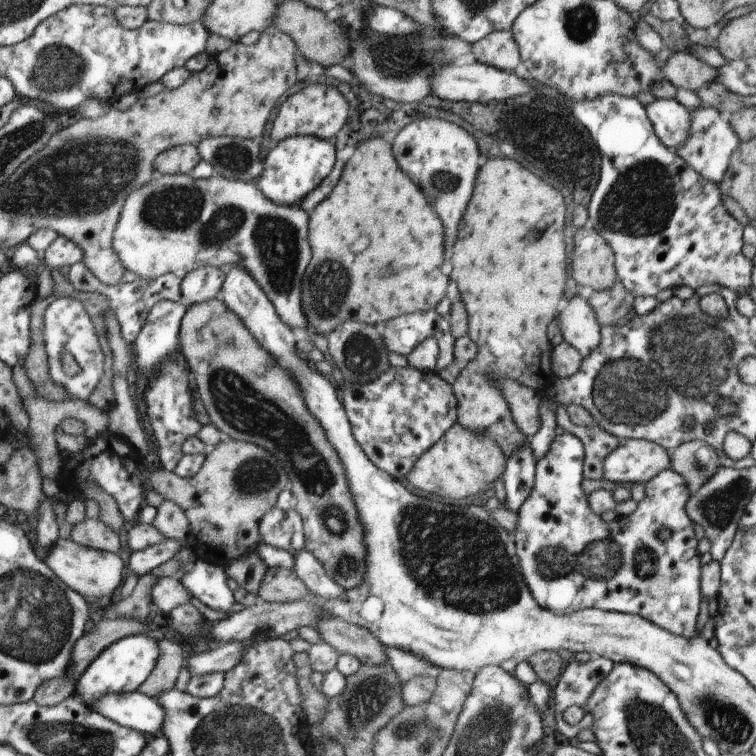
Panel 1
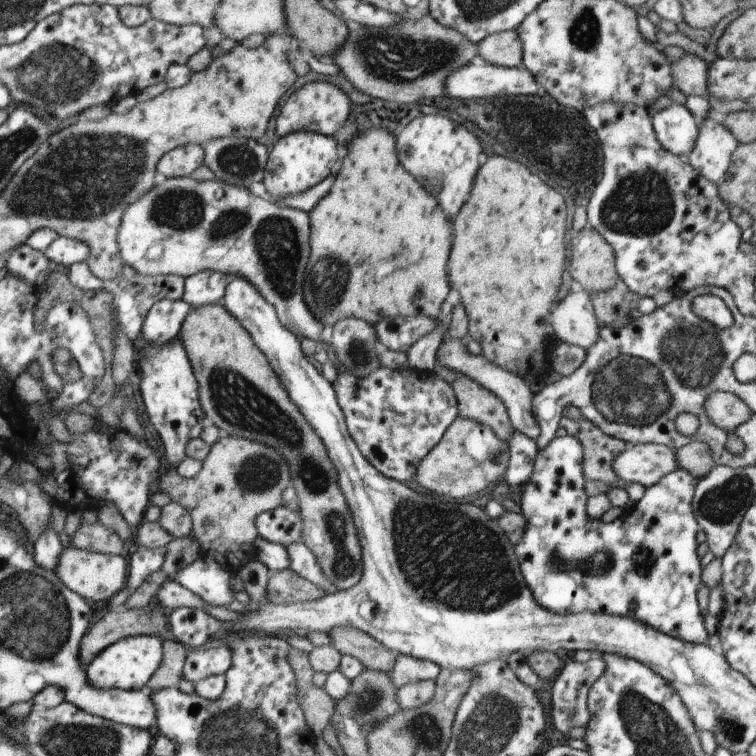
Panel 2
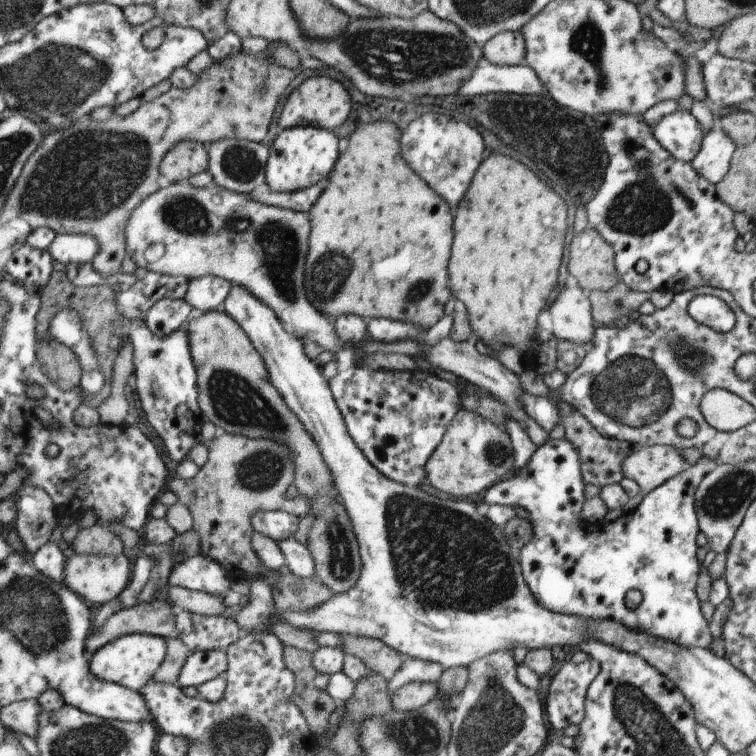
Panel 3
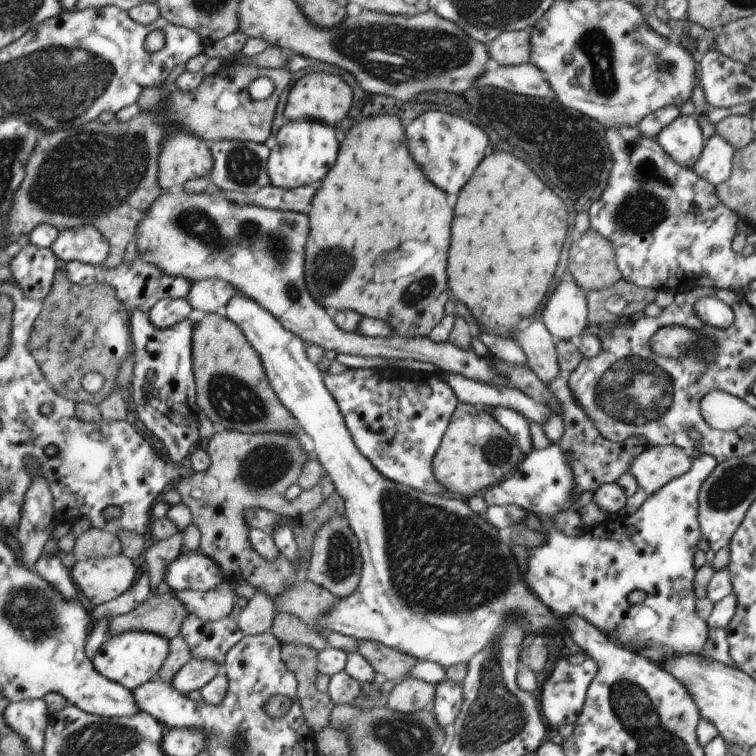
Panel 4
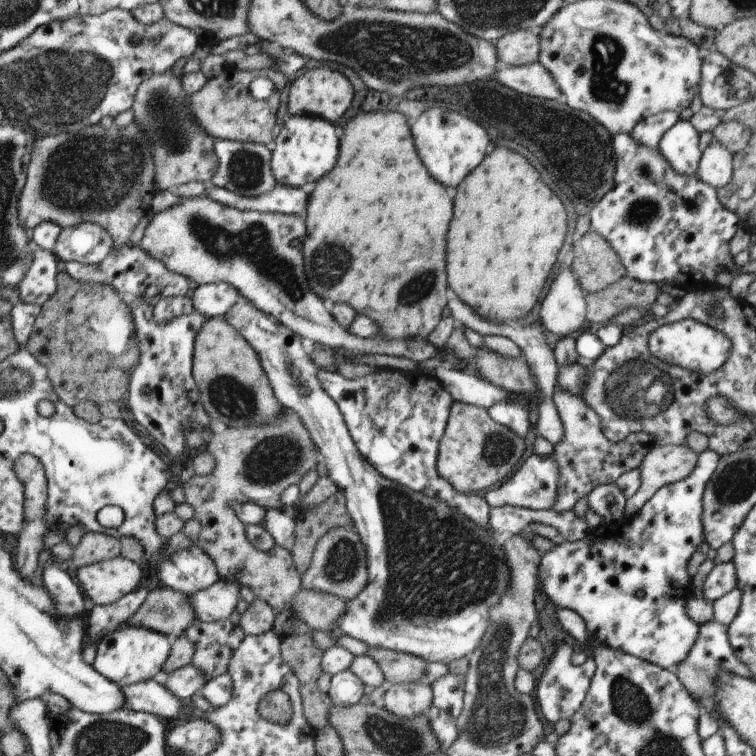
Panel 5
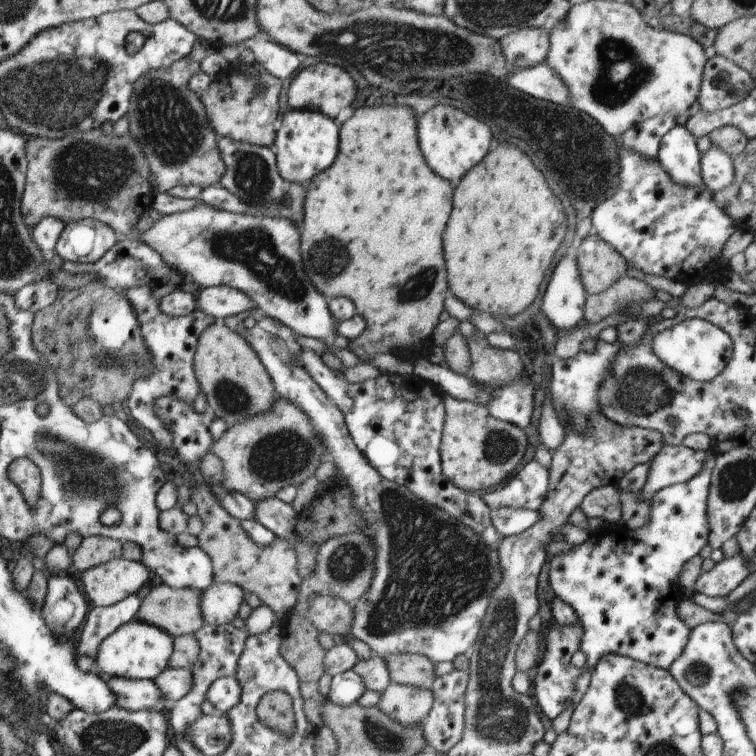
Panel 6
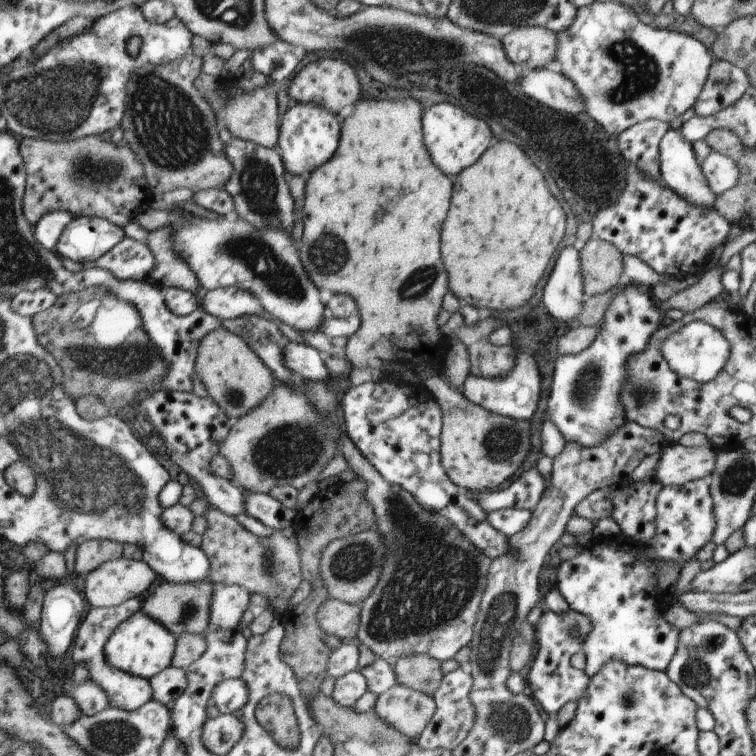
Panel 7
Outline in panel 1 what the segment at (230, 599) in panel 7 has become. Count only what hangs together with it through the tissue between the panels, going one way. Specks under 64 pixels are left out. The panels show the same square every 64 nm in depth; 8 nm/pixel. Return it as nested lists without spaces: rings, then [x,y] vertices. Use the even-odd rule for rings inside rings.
[[[160,577],[152,586],[152,603],[166,613],[181,604],[188,604],[191,598],[188,589],[175,578]]]

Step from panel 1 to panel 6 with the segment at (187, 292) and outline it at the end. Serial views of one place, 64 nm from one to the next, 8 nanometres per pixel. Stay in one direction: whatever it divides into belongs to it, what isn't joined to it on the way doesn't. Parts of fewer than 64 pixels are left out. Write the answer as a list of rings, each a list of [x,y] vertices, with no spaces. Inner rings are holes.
[[[218,284],[208,288],[194,288],[198,308],[212,318],[225,319],[256,309],[254,300],[231,285]]]

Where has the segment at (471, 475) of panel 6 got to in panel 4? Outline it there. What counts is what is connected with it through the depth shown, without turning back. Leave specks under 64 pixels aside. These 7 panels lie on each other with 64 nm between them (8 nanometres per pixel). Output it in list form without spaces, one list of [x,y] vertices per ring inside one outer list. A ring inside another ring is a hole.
[[[460,403],[451,423],[447,427],[447,433],[432,460],[434,476],[438,482],[442,482],[451,496],[464,500],[474,497],[482,488],[488,488],[490,484],[500,482],[506,474],[510,474],[518,462],[520,462],[520,448],[515,438],[499,424],[495,418],[481,405]]]

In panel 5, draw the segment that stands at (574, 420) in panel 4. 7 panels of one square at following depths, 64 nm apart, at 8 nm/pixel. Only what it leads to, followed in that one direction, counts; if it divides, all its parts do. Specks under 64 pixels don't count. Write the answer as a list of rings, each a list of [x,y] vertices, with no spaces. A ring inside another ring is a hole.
[[[558,385],[553,393],[553,404],[564,426],[564,439],[553,446],[554,456],[563,474],[559,482],[562,494],[552,508],[558,513],[570,511],[580,498],[589,496],[598,486],[615,484],[622,474],[638,468],[645,455],[658,446],[655,439],[644,432],[633,433],[619,442],[611,442],[602,433],[601,421],[596,412],[582,398]]]

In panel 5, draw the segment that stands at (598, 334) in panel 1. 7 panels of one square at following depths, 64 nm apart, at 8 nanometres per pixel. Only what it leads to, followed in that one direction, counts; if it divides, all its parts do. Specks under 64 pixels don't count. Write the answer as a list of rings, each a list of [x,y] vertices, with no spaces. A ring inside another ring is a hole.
[[[562,266],[552,282],[538,314],[540,324],[553,339],[577,336],[586,322],[586,302],[570,267]]]

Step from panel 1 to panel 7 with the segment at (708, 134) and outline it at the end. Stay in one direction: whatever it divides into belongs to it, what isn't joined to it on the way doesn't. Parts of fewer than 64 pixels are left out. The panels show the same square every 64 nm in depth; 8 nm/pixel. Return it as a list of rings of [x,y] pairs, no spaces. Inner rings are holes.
[[[710,151],[701,162],[702,172],[709,188],[716,196],[724,195],[740,182],[742,172],[736,159],[726,154]]]

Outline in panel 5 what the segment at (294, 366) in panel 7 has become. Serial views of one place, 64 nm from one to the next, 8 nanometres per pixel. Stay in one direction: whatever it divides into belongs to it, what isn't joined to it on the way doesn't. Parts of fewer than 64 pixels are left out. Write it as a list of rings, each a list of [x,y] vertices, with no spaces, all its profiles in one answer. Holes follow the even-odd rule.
[[[321,369],[319,380],[328,394],[338,402],[339,409],[346,418],[347,428],[350,430],[359,452],[380,474],[387,480],[395,481],[412,491],[445,501],[450,507],[456,508],[461,514],[468,516],[469,520],[477,526],[492,531],[489,526],[492,507],[487,504],[482,494],[461,494],[452,487],[450,482],[443,480],[438,472],[439,443],[443,439],[451,408],[454,406],[454,398],[442,382],[420,371],[408,373],[391,369],[378,369],[356,379],[348,379],[338,372]]]

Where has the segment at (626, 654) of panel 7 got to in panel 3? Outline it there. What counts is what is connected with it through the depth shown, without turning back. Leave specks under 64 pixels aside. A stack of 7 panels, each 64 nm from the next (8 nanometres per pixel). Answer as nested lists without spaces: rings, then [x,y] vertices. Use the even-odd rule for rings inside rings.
[[[548,439],[541,447],[536,449],[536,452],[532,454],[532,458],[528,460],[528,464],[522,468],[522,470],[516,472],[516,476],[509,477],[508,480],[504,480],[504,485],[498,485],[486,492],[484,498],[481,499],[483,506],[490,506],[492,504],[510,504],[513,506],[524,507],[528,514],[530,514],[530,523],[532,527],[533,538],[522,549],[517,552],[519,564],[522,566],[522,574],[525,584],[530,586],[531,592],[543,608],[546,608],[554,613],[561,613],[564,615],[575,615],[582,617],[589,617],[592,619],[611,619],[617,621],[621,625],[626,625],[627,628],[635,629],[636,631],[643,631],[650,634],[652,637],[659,637],[663,640],[668,640],[671,643],[676,643],[678,646],[693,648],[705,648],[710,646],[712,638],[710,638],[710,630],[702,612],[700,612],[700,602],[696,598],[696,584],[698,584],[698,576],[700,576],[700,562],[696,560],[696,536],[698,536],[698,520],[696,520],[696,512],[694,512],[695,503],[695,491],[700,486],[703,480],[708,474],[710,474],[714,462],[706,456],[702,456],[699,462],[696,464],[688,465],[686,470],[680,472],[679,475],[674,476],[667,483],[657,487],[655,491],[651,491],[644,496],[642,502],[635,510],[623,513],[620,518],[610,522],[610,524],[603,525],[591,524],[582,521],[581,512],[584,506],[585,498],[585,482],[583,479],[582,469],[582,457],[579,455],[579,449],[577,449],[569,440],[554,440]],[[630,590],[638,590],[642,595],[642,602],[638,608],[630,610],[626,607],[626,594]]]

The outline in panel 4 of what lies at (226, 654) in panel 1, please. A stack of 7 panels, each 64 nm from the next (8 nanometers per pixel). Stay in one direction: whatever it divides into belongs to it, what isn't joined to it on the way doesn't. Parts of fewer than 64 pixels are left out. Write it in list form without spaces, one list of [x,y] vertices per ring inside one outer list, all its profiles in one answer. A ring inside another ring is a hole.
[[[191,658],[180,668],[170,682],[180,693],[187,696],[188,692],[202,689],[210,680],[223,672],[224,668],[211,659]]]

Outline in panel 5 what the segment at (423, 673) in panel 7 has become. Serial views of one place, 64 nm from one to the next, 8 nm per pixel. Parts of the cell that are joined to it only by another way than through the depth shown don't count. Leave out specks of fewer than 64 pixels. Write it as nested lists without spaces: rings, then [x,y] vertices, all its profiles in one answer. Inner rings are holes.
[[[369,647],[366,655],[370,655],[375,660],[378,667],[383,671],[385,681],[390,684],[423,681],[423,671],[428,662],[422,658],[389,649],[382,649],[381,647]]]

